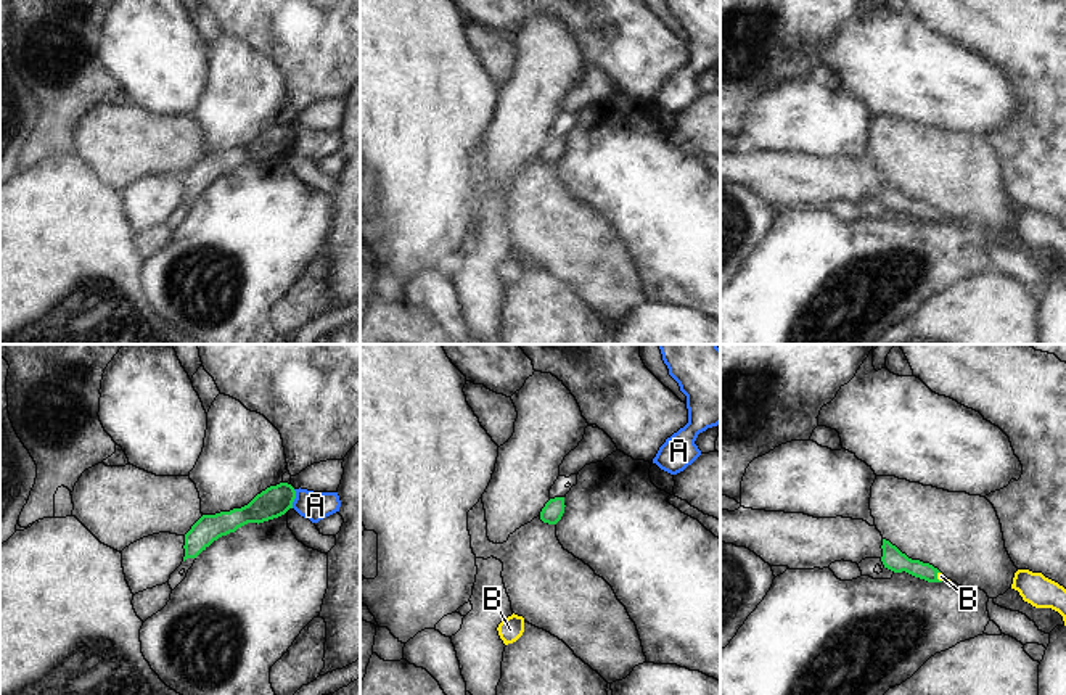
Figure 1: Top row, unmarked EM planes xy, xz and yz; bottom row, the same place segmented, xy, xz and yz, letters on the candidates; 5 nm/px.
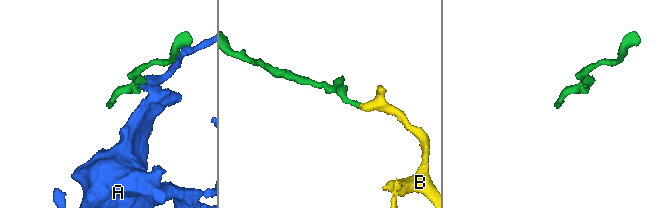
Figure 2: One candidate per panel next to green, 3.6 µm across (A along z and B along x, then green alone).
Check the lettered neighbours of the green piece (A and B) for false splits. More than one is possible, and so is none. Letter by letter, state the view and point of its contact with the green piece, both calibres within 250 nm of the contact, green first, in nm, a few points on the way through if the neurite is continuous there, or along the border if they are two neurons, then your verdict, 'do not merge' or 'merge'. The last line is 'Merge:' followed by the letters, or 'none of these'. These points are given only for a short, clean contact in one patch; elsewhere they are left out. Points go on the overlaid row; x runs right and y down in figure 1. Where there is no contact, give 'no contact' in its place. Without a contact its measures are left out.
A: meets green in xy at (295, 497); 160 nm thick on the green side, 140 nm on the other; border along xy (295, 489), (291, 507); do not merge
B: meets green in yz at (936, 576); 110 nm thick on the green side, 40 nm on the other; runs through yz (893, 559), (936, 576), (941, 576); merge
Merge: B

